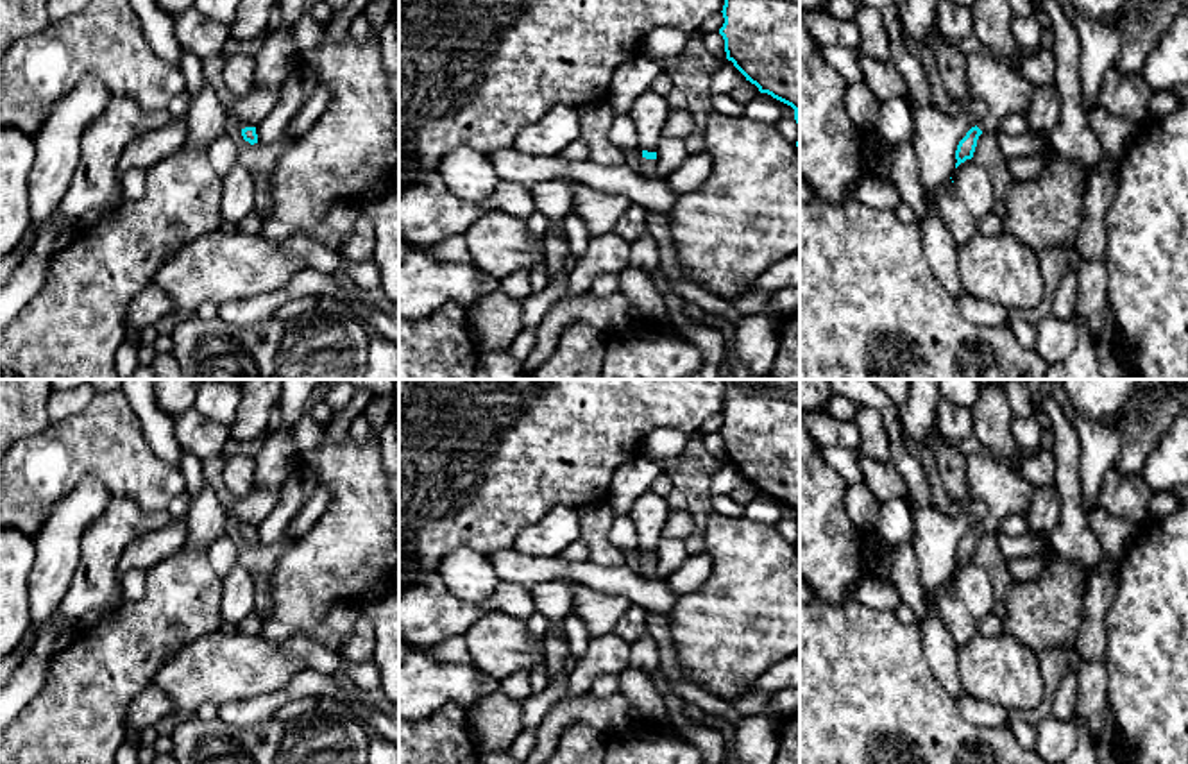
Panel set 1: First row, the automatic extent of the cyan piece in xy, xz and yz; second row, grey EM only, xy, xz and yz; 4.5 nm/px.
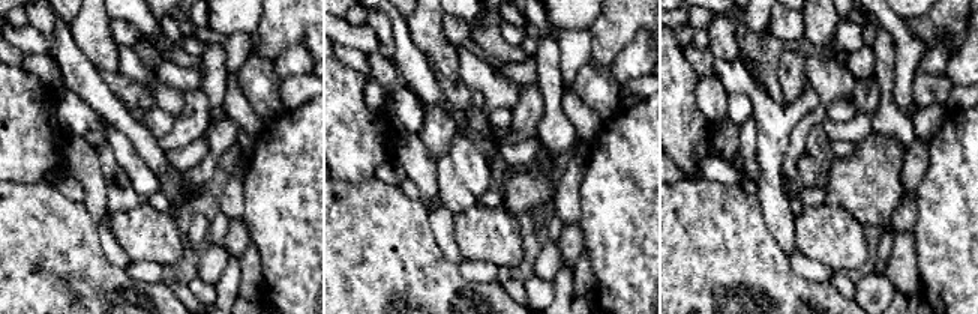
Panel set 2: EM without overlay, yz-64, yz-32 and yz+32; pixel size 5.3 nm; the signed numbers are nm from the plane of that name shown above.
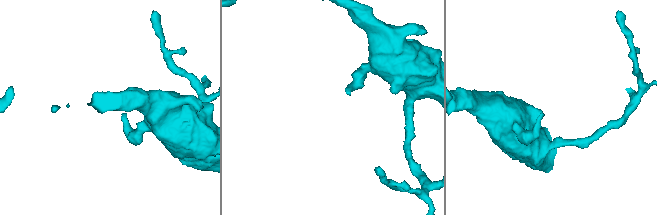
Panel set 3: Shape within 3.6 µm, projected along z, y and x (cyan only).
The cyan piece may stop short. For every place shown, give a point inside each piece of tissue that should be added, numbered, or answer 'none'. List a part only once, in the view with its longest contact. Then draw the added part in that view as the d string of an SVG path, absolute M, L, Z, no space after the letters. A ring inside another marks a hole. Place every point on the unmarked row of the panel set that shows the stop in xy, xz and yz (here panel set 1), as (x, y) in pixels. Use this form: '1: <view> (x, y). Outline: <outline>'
1: xz (646, 569). Outline: M642 558L641 560L641 567L639 567L639 574L642 576L642 578L651 578L653 574L655 574L655 569L657 569L657 560L646 560L646 558Z

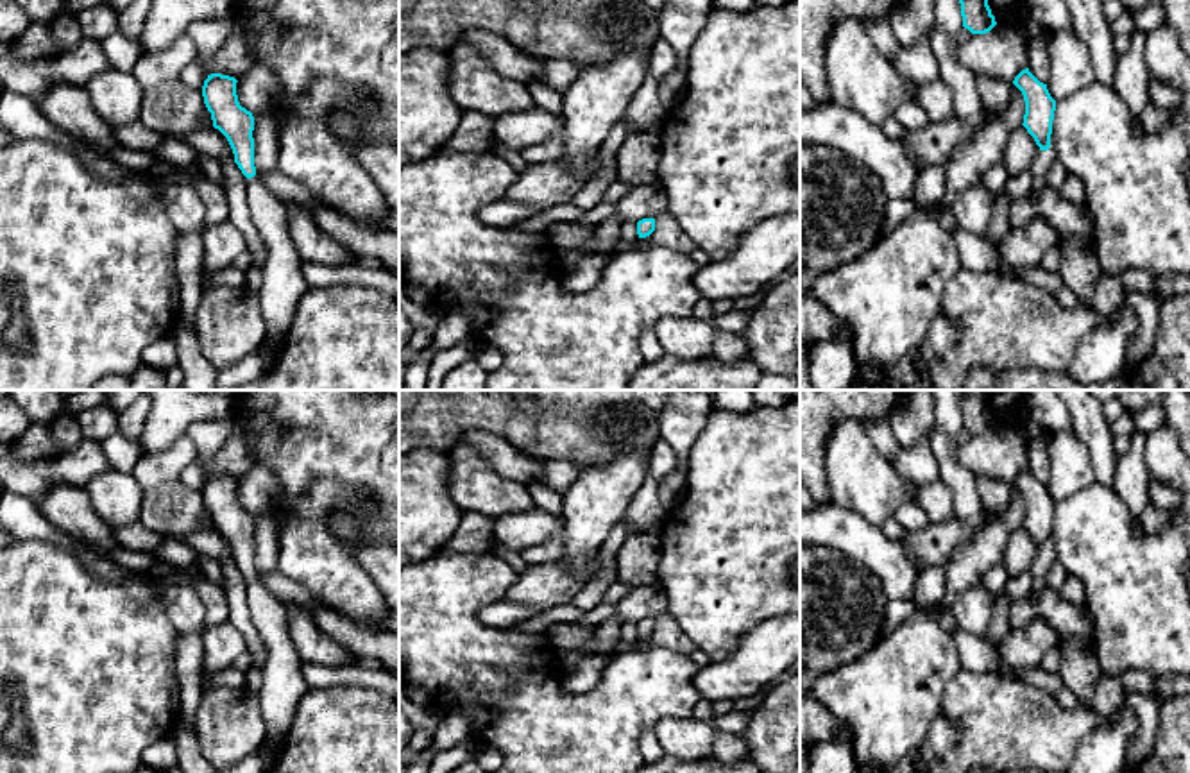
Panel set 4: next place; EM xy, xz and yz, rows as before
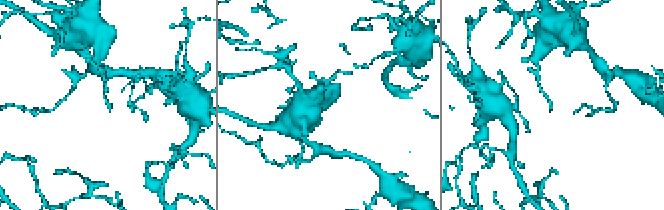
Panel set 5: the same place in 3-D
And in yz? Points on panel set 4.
none

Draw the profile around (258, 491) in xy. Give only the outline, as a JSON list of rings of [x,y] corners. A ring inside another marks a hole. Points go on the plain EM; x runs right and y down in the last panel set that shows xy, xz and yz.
[[[256,463],[251,472],[236,483],[238,503],[251,514],[276,510],[279,494],[279,480],[265,463]]]

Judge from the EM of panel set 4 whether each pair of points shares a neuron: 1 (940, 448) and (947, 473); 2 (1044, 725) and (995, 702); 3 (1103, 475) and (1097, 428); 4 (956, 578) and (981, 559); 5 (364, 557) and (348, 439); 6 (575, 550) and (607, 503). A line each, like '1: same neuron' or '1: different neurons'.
1: same neuron
2: same neuron
3: same neuron
4: same neuron
5: different neurons
6: same neuron

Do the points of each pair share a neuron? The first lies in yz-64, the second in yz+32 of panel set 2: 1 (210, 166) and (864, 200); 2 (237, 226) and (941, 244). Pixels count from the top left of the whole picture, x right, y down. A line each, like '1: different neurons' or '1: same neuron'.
1: different neurons
2: different neurons

